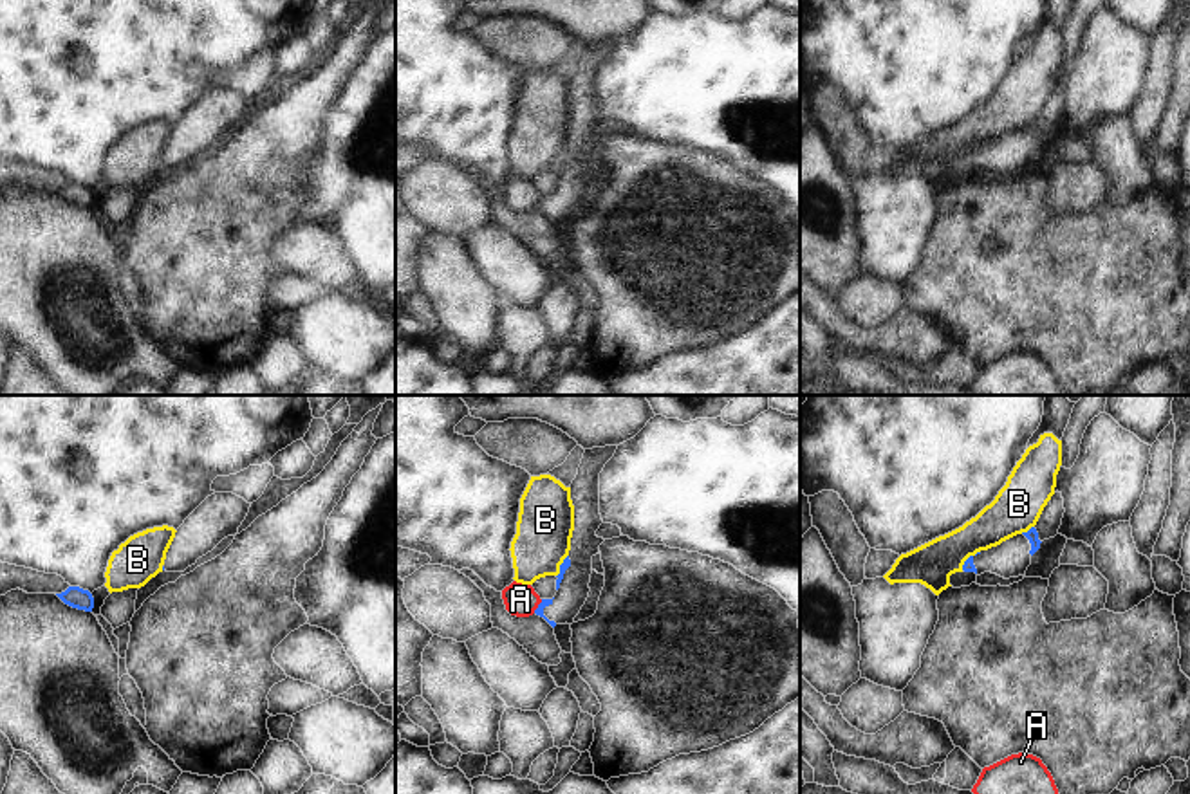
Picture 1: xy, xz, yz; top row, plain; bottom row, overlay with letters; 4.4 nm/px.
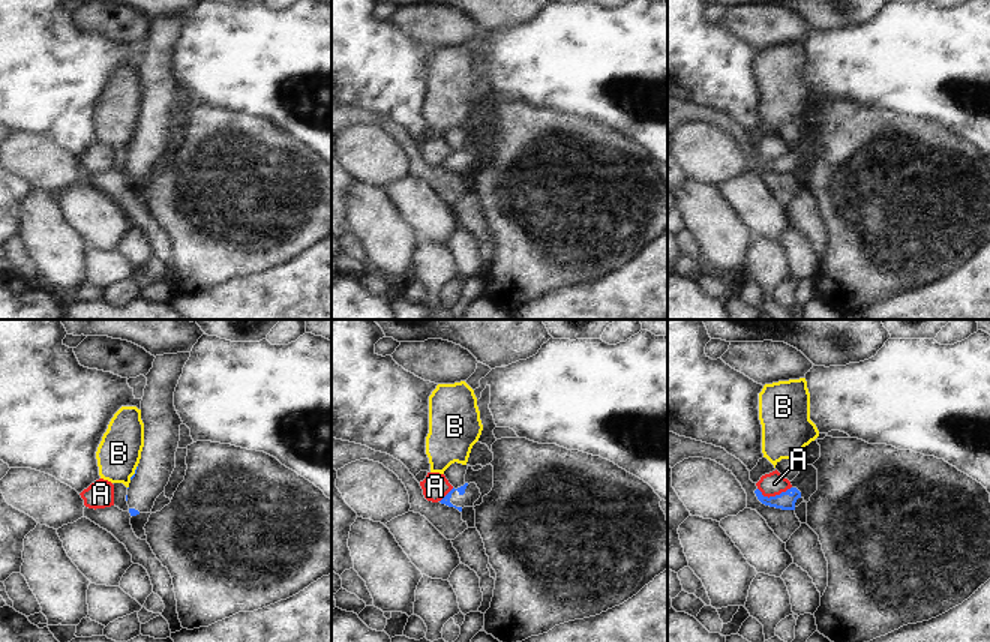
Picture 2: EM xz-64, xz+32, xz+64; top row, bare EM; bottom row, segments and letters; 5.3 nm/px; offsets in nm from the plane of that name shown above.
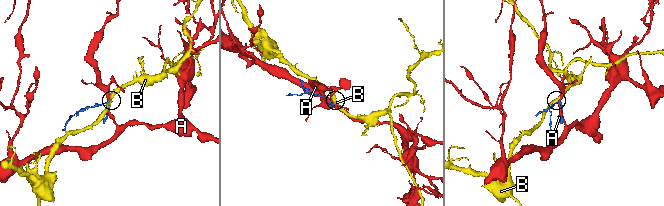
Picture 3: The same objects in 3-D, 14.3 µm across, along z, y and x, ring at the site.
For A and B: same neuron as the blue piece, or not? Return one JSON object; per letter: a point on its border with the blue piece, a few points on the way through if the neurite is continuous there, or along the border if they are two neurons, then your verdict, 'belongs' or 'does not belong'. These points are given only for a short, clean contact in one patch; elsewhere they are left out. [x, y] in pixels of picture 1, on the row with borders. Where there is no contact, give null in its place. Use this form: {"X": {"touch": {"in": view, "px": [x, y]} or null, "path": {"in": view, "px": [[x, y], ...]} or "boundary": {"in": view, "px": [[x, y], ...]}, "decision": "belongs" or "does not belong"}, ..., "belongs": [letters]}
{"A": {"touch": {"in": "xz", "px": [539, 607]}, "decision": "does not belong"}, "B": {"touch": {"in": "xz", "px": [560, 565]}, "boundary": {"in": "xz", "px": [[567, 554], [557, 576]]}, "decision": "does not belong"}, "belongs": []}

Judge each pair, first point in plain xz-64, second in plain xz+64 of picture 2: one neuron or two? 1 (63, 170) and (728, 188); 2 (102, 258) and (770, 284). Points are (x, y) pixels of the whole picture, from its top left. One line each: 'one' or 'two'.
1: two
2: one

